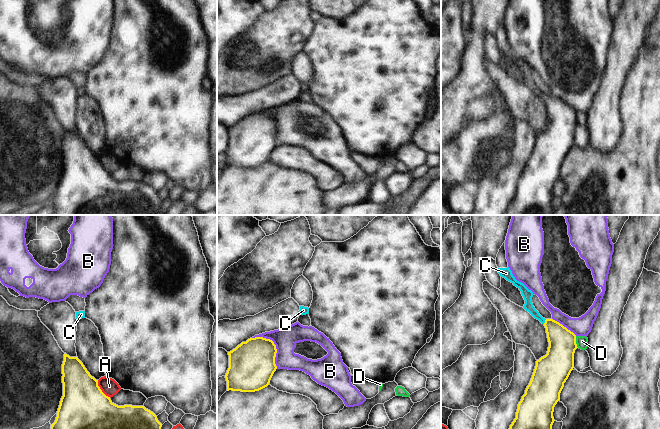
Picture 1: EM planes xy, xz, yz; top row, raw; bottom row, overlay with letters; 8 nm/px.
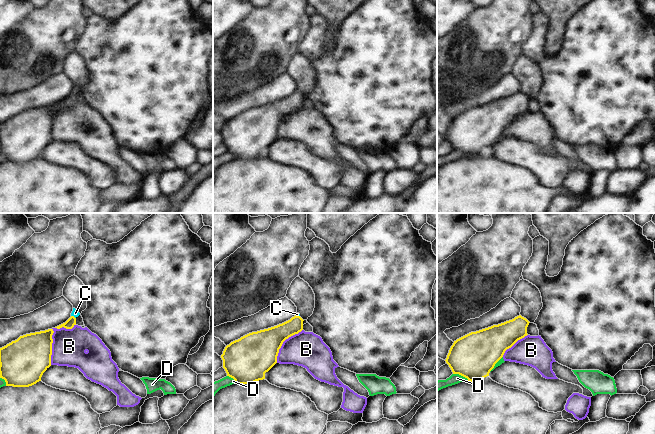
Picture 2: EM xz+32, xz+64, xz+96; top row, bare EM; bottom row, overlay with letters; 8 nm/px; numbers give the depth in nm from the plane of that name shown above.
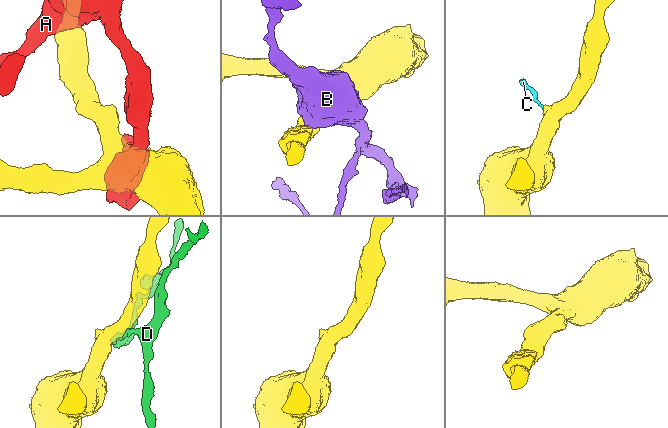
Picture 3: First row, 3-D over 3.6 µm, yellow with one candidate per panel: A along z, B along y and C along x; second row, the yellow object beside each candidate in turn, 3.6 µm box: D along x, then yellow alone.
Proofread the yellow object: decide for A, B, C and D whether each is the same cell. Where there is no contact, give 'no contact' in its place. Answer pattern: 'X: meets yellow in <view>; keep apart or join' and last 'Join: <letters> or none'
A: meets yellow in xy; keep apart
B: meets yellow in xz; keep apart
C: meets yellow in yz; join
D: meets yellow in yz; keep apart
Join: C

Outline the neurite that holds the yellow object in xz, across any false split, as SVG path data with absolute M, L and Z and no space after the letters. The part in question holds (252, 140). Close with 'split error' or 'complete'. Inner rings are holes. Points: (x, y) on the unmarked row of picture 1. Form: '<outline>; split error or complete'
M263 113L250 114L228 128L227 167L255 168L267 163L277 145L276 129L274 118Z; complete

